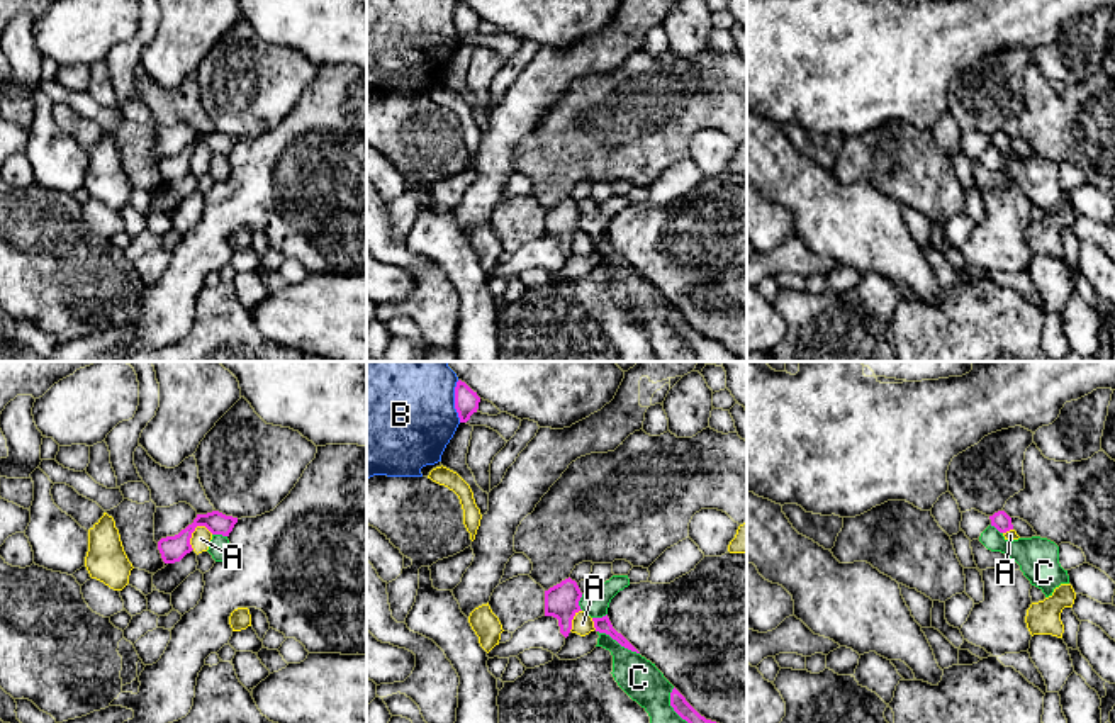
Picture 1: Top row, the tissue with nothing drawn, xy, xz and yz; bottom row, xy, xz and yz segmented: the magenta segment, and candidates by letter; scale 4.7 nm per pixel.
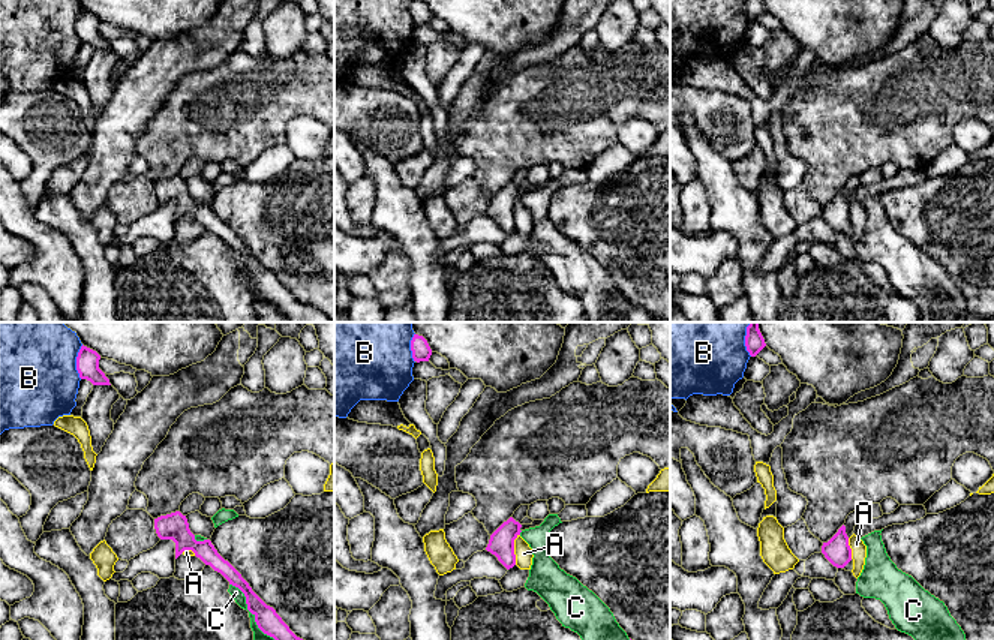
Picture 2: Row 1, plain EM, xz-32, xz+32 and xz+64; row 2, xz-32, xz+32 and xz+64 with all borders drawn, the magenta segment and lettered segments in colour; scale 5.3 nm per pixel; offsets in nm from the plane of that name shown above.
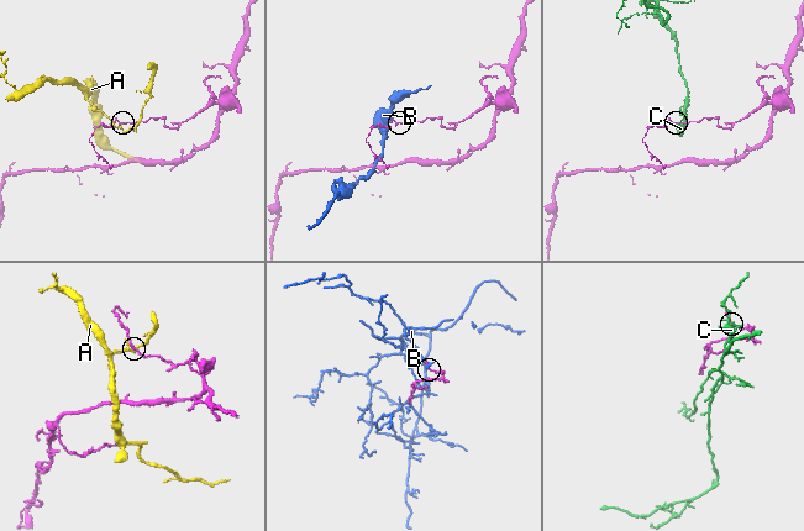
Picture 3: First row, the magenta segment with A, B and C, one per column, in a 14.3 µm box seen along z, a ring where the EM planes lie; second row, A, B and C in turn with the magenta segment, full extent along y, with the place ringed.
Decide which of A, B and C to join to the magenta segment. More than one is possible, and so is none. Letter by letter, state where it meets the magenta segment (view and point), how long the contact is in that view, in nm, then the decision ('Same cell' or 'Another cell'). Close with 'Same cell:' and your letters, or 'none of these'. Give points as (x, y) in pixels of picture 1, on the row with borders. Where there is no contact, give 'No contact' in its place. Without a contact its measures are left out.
A: Touches magenta at xy (190, 535). Shared border 130 nm. Another cell
B: Touches magenta at xz (455, 401). Shared border 200 nm. Another cell
C: Touches magenta at xz (618, 642). Shared border 240 nm. Another cell
Same cell: none of these

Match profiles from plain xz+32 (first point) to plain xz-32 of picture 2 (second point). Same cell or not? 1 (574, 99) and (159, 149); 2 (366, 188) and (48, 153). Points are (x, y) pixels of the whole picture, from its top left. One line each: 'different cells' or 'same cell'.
1: same cell
2: same cell

